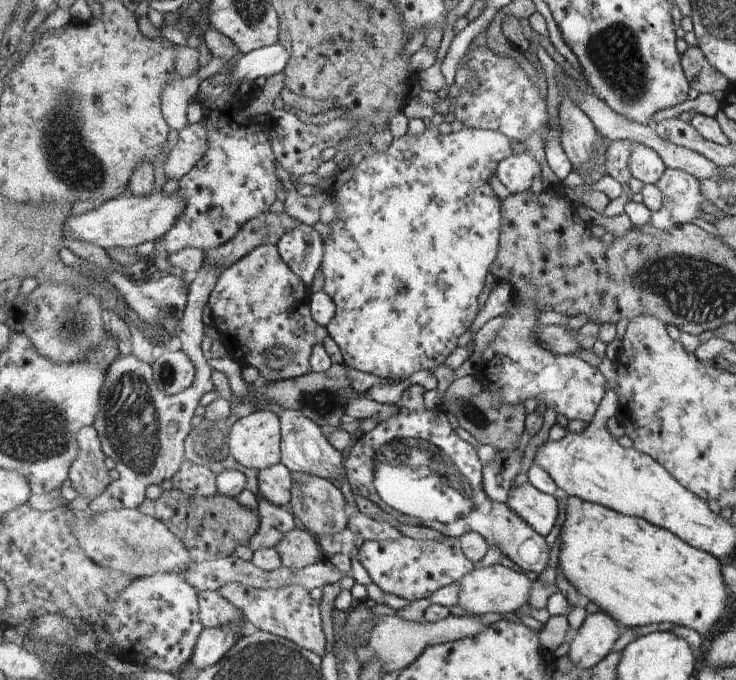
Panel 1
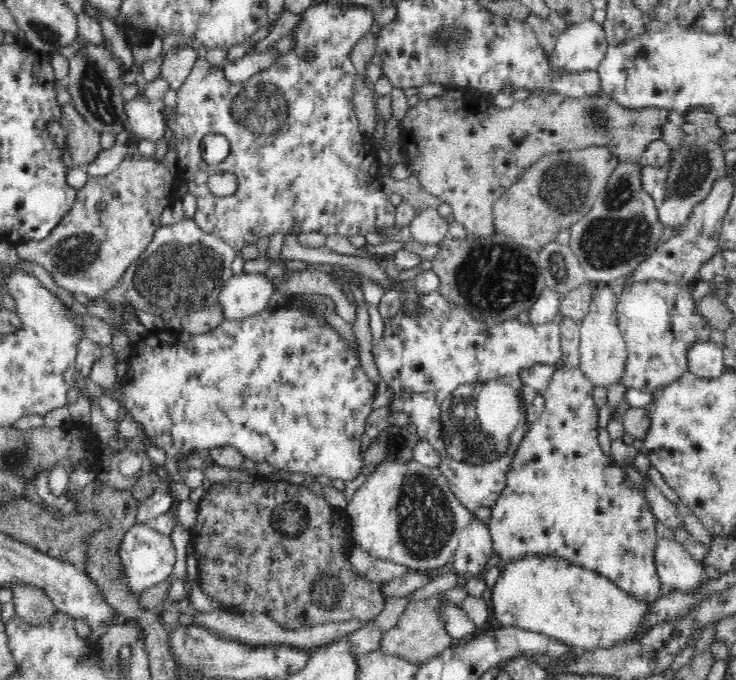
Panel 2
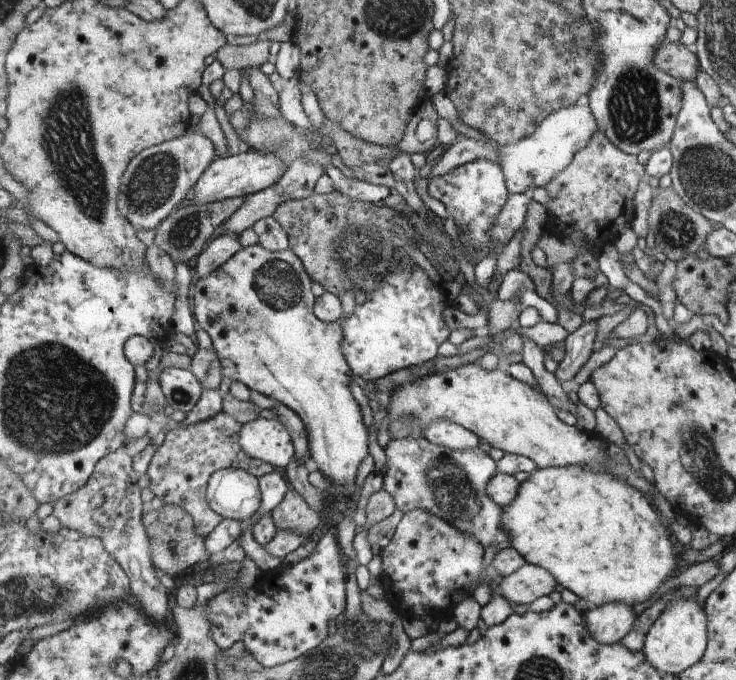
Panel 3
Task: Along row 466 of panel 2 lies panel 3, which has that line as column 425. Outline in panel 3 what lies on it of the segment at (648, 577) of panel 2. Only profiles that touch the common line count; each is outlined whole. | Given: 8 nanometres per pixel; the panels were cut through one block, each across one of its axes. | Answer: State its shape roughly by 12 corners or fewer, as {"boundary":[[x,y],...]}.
{"boundary":[[431,511],[403,514],[381,553],[418,619],[483,580],[483,543]]}

